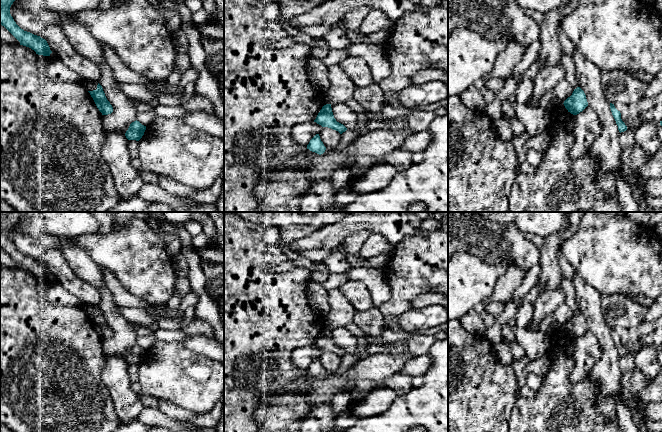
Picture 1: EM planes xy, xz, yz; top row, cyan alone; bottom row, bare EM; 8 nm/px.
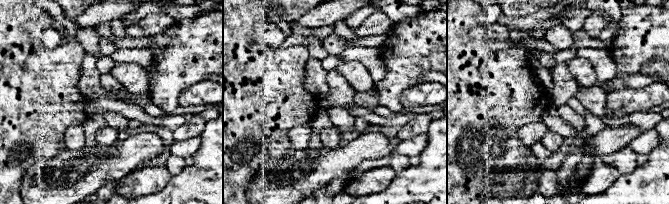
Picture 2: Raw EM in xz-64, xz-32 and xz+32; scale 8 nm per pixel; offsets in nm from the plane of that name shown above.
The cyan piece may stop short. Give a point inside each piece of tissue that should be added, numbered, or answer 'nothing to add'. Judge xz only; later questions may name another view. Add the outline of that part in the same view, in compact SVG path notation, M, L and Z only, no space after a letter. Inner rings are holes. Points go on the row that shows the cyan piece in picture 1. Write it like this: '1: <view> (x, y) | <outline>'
nothing to add

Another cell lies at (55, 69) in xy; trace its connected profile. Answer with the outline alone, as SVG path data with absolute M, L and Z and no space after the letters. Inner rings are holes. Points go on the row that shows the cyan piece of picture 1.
M49 56L44 73L47 78L51 78L59 82L82 82L82 79L78 74L65 66L58 57L52 58Z

